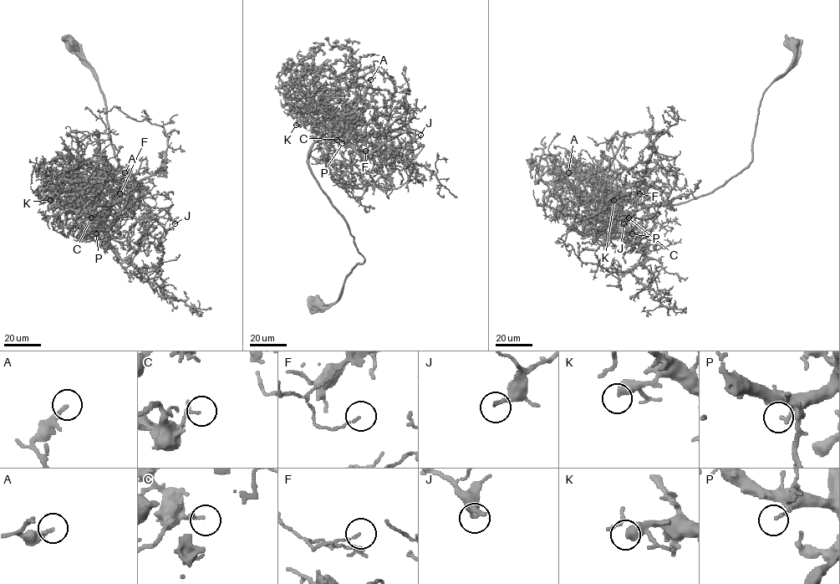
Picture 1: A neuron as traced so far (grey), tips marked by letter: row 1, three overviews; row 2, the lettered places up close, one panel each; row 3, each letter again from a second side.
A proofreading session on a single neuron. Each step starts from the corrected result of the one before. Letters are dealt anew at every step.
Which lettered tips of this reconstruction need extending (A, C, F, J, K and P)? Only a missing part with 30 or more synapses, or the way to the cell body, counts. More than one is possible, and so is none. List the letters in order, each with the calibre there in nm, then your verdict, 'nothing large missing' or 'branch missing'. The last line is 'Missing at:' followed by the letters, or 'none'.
A: 200 nm thick; nothing large missing
C: 170 nm thick; nothing large missing
F: 100 nm thick; nothing large missing
J: 170 nm thick; nothing large missing
K: 340 nm thick; nothing large missing
P: 140 nm thick; nothing large missing
Missing at: none

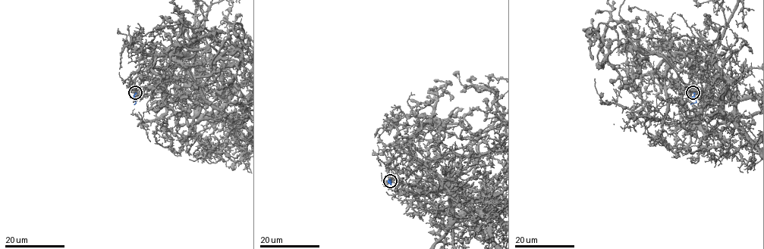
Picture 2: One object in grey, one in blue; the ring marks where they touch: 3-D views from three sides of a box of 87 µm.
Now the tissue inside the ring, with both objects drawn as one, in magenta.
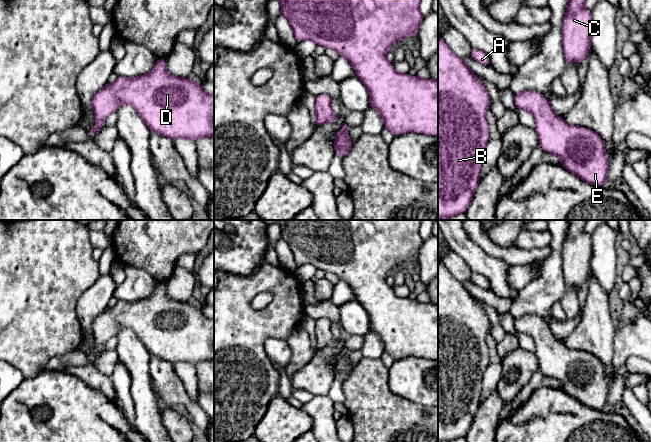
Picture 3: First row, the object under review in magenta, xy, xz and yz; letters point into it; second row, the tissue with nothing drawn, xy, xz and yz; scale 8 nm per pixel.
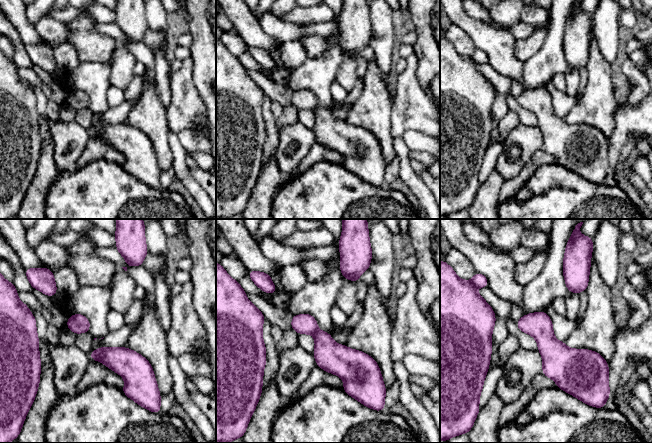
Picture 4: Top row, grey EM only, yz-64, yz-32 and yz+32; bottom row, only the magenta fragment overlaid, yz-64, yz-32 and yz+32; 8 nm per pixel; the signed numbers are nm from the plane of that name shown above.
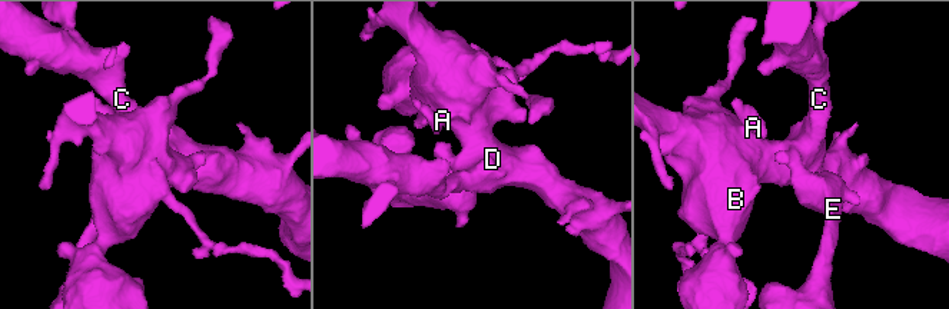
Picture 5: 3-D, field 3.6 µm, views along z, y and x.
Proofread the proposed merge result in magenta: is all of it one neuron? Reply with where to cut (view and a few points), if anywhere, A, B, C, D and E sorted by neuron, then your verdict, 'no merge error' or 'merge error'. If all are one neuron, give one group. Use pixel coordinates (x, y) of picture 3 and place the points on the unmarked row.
cut none; groups A B C D E; no merge error

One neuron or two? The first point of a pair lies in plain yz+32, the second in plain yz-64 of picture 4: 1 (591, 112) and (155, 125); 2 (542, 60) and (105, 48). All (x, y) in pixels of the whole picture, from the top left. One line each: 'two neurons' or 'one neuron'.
1: one neuron
2: two neurons

